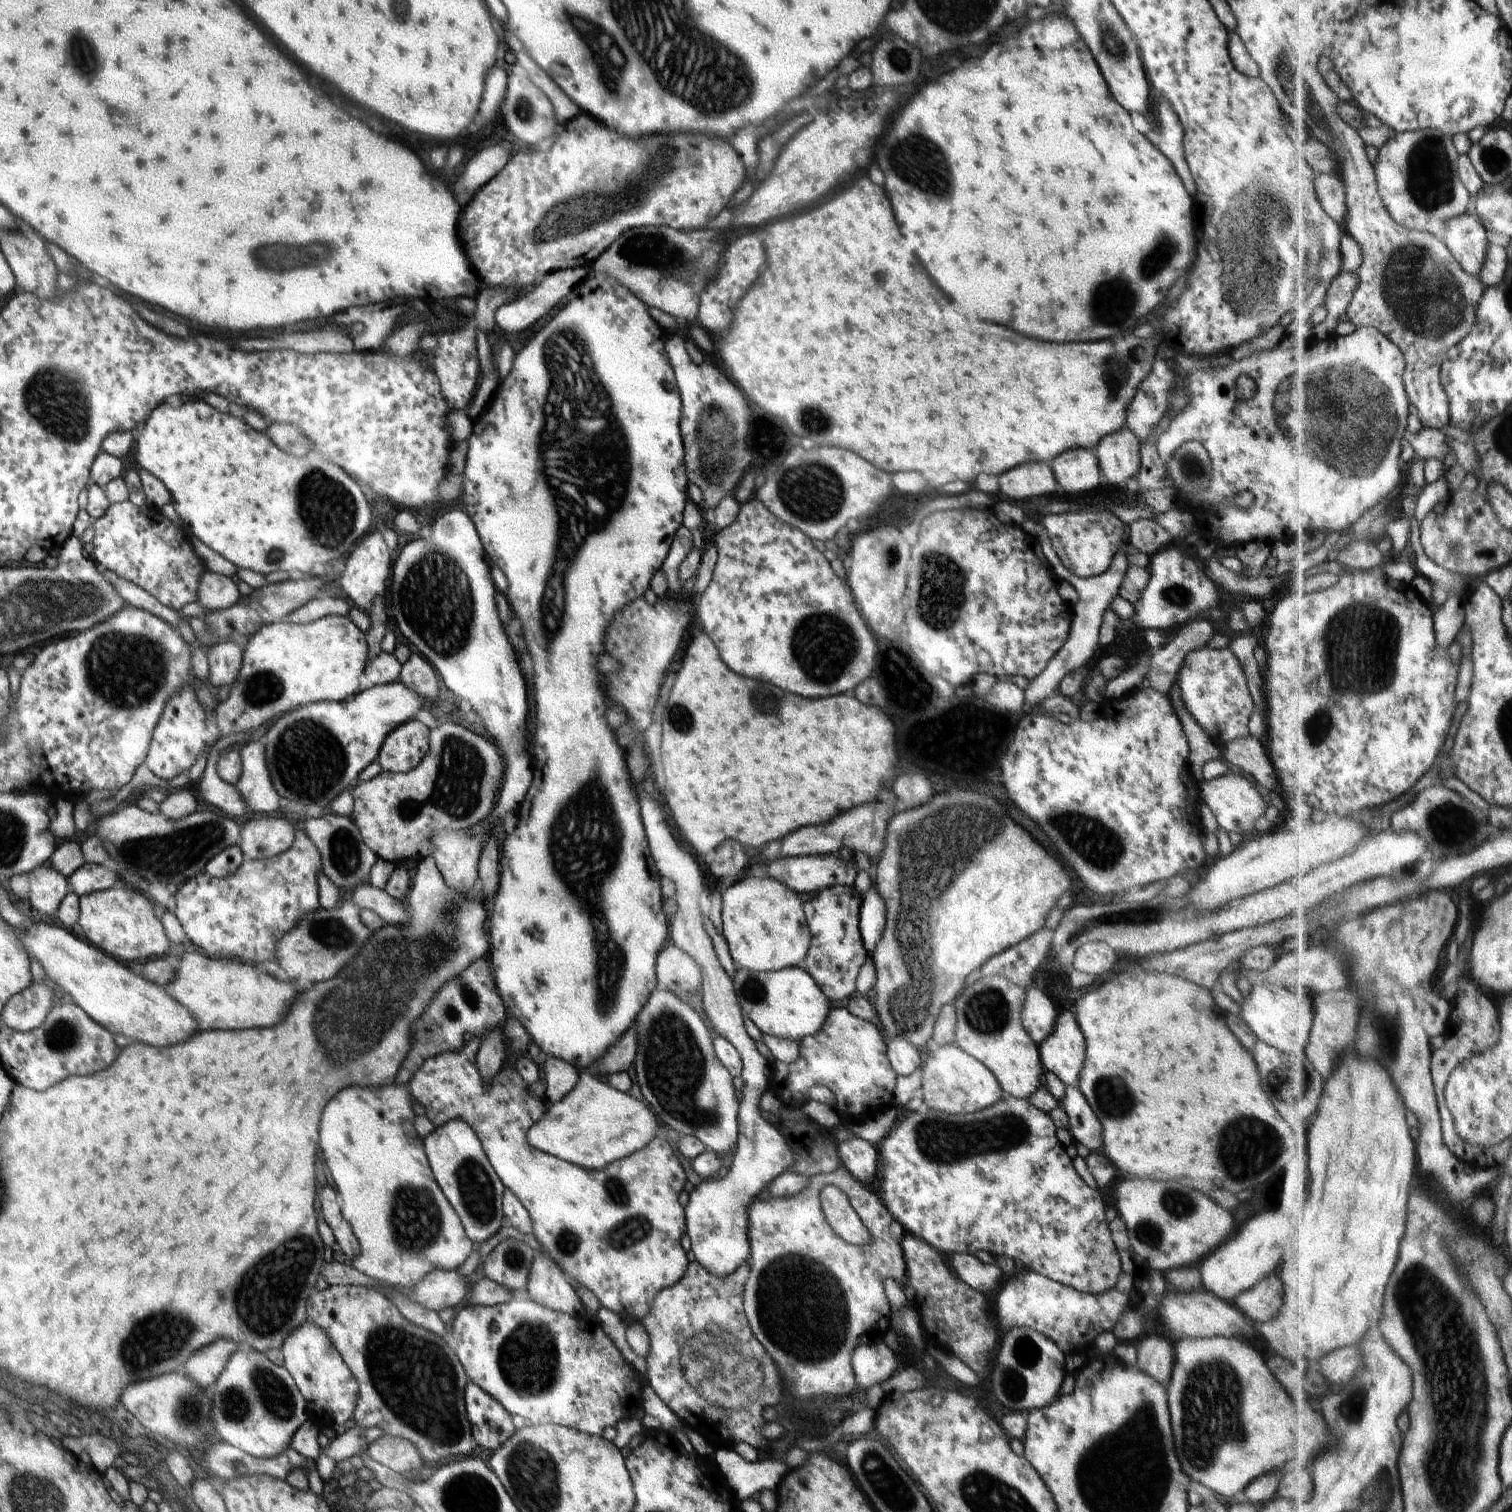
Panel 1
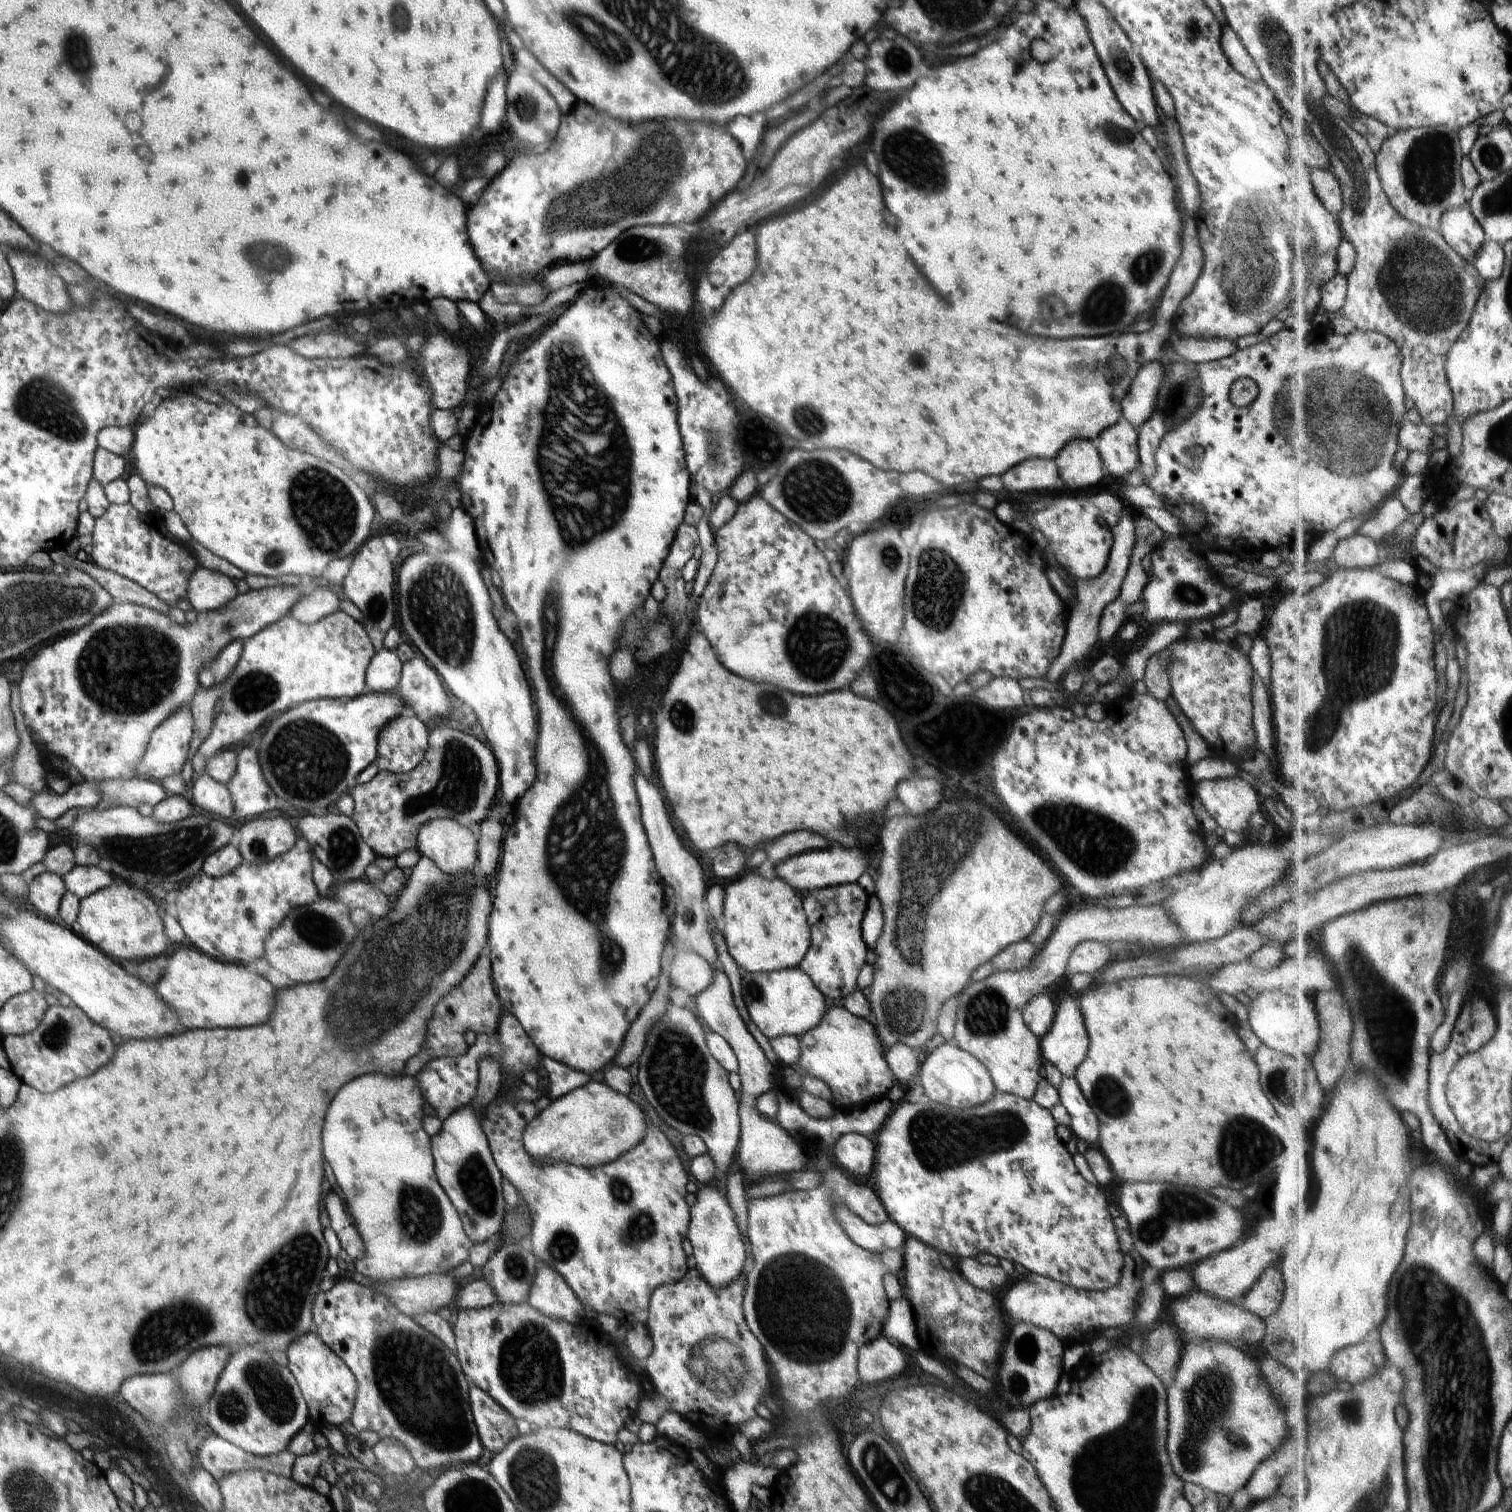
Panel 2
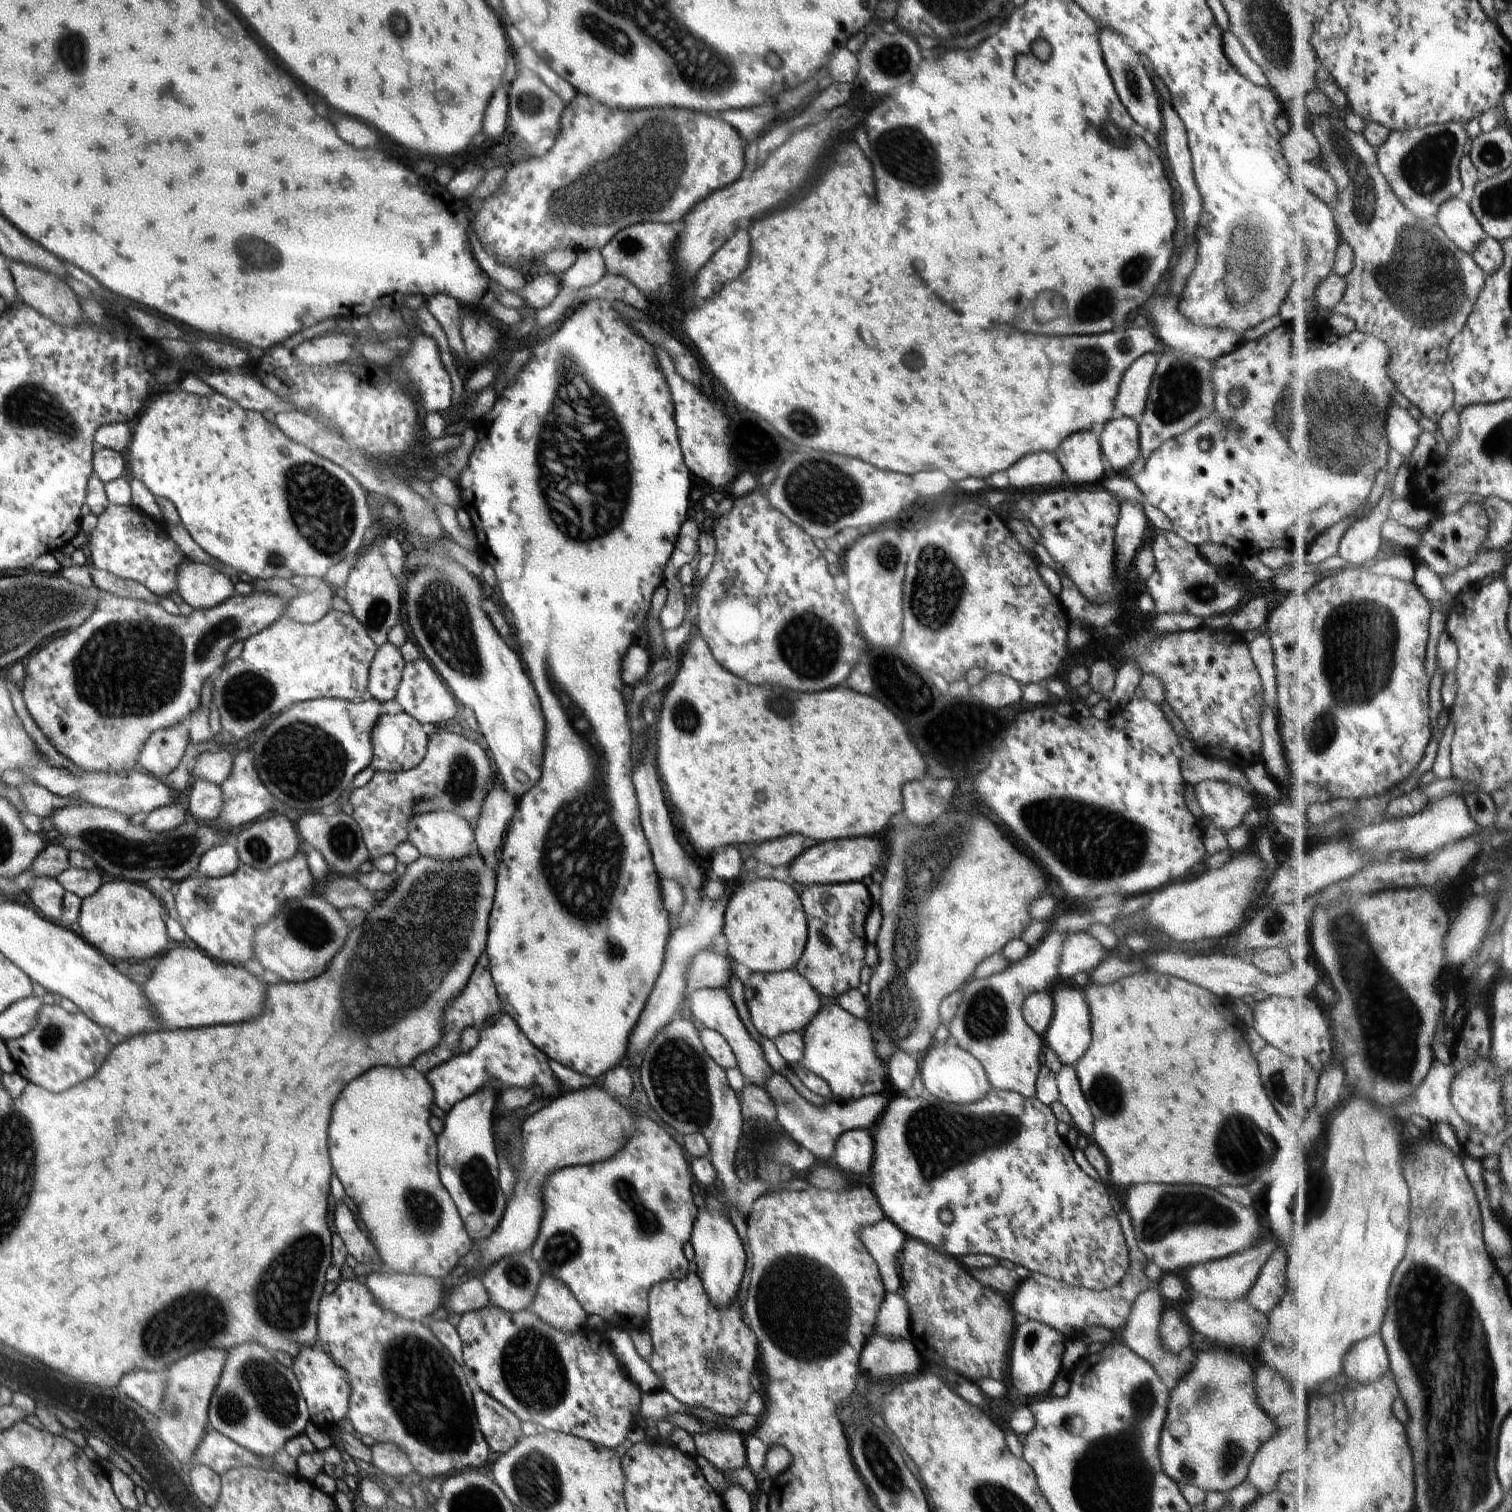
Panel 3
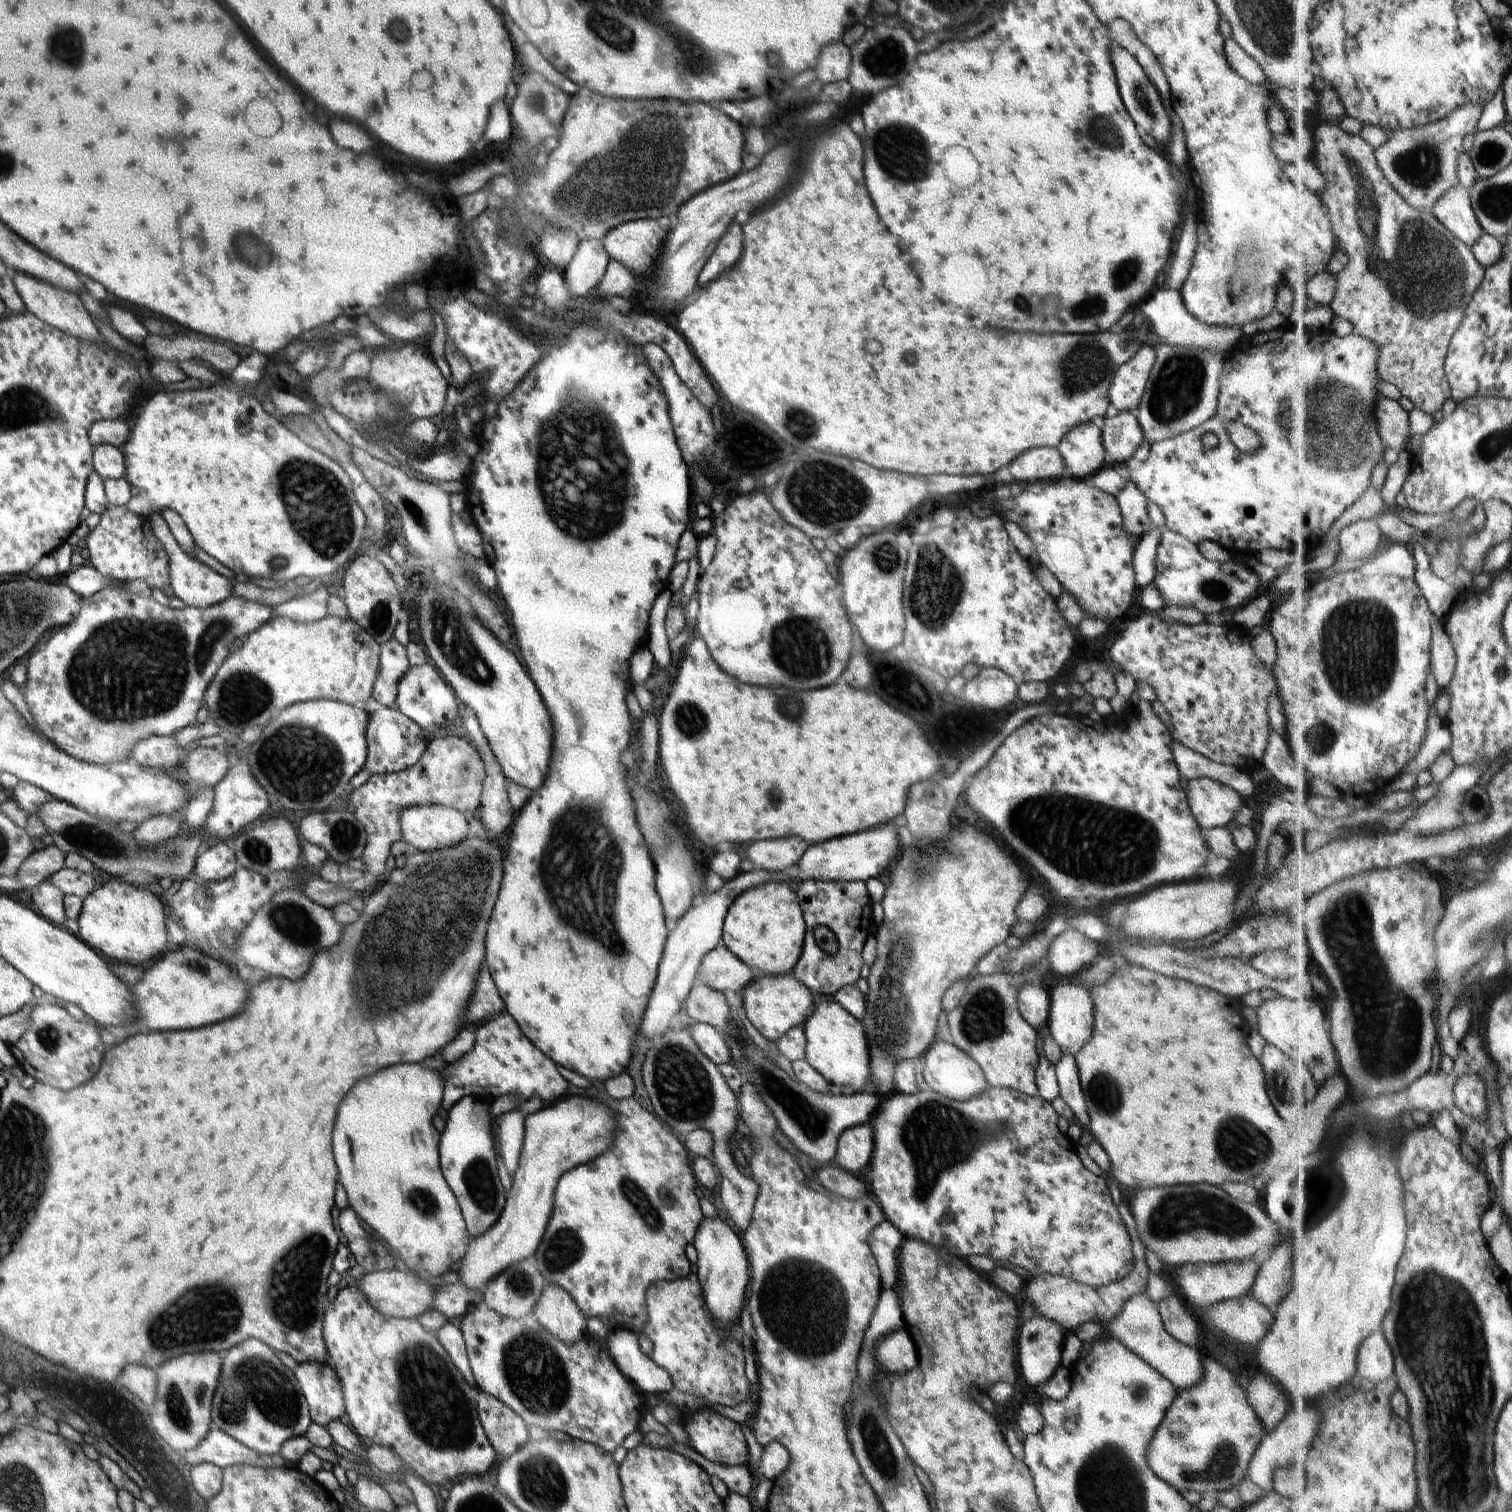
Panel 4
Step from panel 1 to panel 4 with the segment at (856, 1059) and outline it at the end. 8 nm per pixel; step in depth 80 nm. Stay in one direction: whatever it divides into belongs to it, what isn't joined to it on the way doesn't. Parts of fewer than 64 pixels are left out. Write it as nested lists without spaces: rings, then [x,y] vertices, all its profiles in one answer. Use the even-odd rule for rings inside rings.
[[[836,1001],[814,1005],[802,1025],[806,1037],[805,1058],[828,1082],[830,1094],[853,1095],[872,1090],[868,1041],[864,1025]]]

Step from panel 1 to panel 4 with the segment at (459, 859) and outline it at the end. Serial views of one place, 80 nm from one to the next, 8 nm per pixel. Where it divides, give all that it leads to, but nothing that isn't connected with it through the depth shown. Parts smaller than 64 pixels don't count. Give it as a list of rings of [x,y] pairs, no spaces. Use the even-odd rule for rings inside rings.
[[[422,805],[405,808],[399,813],[399,824],[403,840],[410,846],[414,846],[416,850],[424,852],[456,846],[457,843],[470,838],[473,832],[461,812],[444,805]]]

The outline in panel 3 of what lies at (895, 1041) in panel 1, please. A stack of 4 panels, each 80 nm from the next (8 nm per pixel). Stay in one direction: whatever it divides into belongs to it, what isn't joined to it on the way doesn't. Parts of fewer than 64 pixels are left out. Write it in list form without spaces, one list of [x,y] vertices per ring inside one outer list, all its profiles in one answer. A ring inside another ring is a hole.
[[[903,1050],[894,1051],[887,1058],[886,1067],[888,1080],[896,1086],[898,1095],[916,1098],[916,1091],[912,1087],[914,1078],[919,1074],[915,1056]]]

